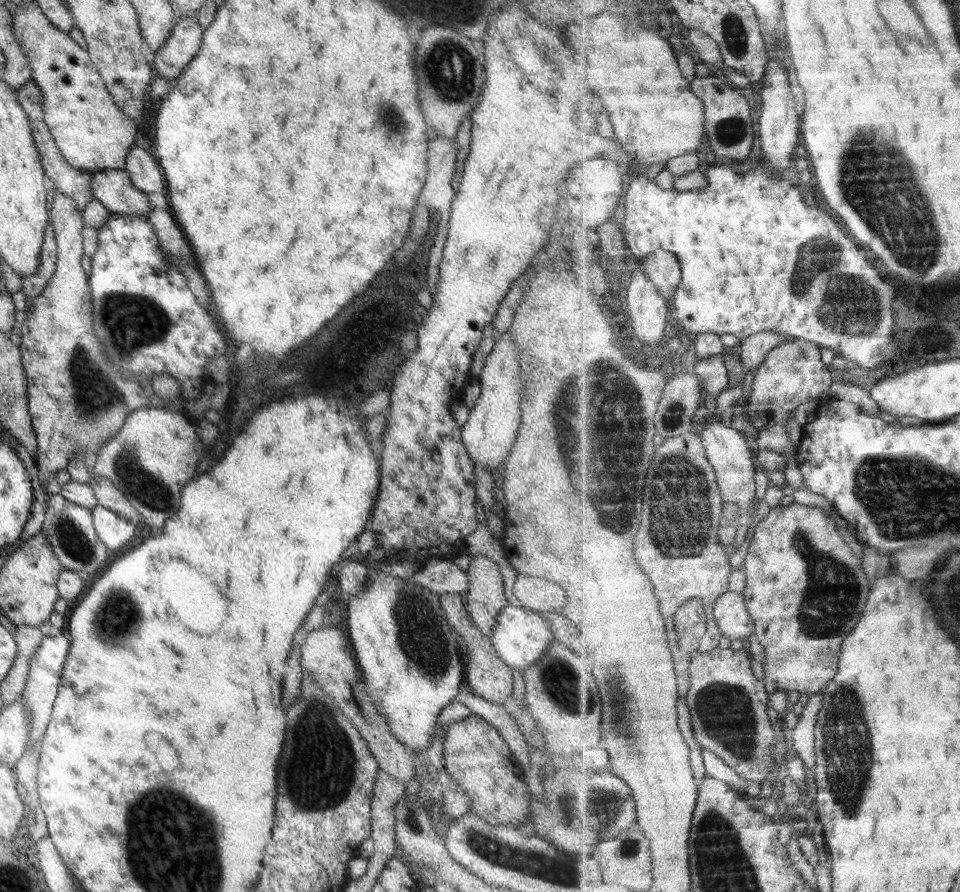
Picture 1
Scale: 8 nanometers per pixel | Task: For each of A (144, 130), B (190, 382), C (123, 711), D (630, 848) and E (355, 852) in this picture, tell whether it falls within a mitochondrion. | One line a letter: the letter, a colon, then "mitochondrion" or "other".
A: other
B: other
C: other
D: mitochondrion
E: other

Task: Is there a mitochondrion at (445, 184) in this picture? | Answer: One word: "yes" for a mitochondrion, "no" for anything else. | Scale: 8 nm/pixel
no

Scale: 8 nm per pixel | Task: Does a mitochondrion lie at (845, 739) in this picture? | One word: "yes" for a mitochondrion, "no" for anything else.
yes

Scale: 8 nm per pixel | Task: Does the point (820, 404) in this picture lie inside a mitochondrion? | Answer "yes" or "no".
no

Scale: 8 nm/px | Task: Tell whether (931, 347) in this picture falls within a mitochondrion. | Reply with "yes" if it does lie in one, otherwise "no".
no

